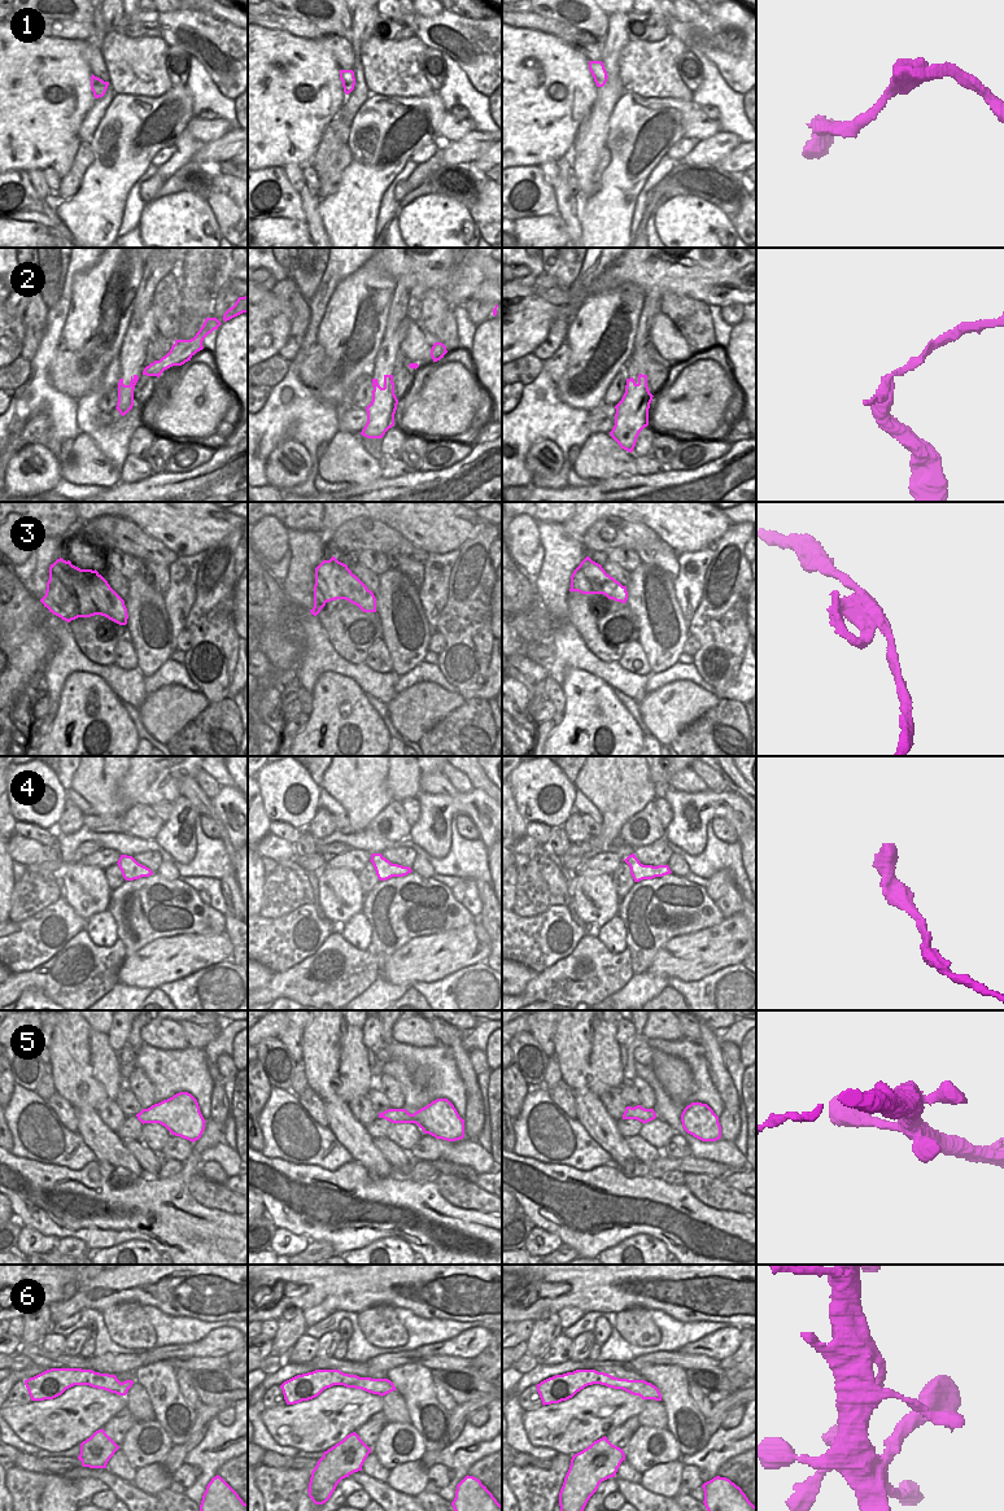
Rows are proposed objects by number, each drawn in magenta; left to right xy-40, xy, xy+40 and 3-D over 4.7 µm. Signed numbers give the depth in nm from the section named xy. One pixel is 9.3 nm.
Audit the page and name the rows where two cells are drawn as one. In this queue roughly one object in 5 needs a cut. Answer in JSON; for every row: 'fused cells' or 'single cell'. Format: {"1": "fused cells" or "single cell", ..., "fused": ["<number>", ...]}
{"1": "single cell", "2": "fused cells", "3": "fused cells", "4": "single cell", "5": "single cell", "6": "single cell", "fused": ["2", "3"]}

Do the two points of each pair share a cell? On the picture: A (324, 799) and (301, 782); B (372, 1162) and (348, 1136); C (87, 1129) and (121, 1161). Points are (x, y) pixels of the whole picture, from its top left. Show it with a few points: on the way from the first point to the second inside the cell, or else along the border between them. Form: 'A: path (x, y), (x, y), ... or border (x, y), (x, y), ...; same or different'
A: border (322, 789), (319, 793), (319, 806); different
B: path (367, 1156), (354, 1143); same
C: path (95, 1135), (113, 1153); same

